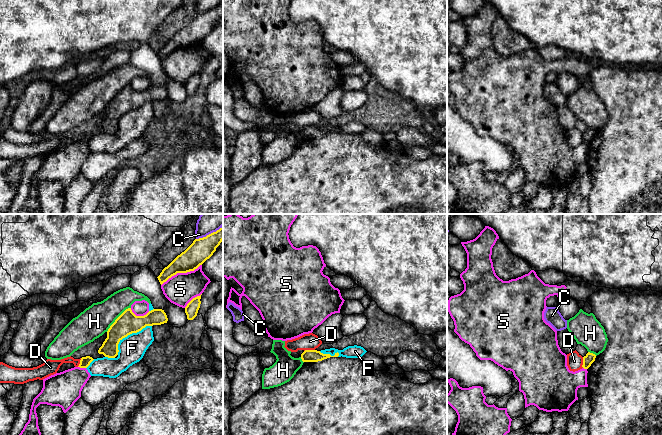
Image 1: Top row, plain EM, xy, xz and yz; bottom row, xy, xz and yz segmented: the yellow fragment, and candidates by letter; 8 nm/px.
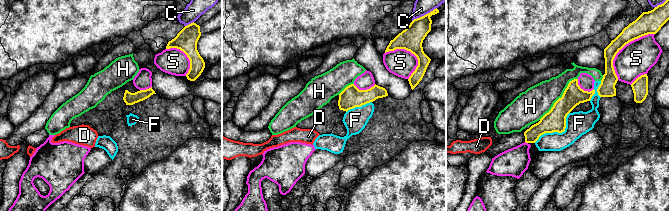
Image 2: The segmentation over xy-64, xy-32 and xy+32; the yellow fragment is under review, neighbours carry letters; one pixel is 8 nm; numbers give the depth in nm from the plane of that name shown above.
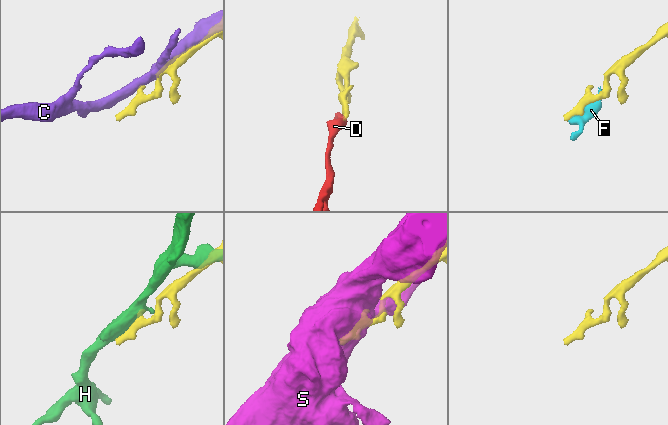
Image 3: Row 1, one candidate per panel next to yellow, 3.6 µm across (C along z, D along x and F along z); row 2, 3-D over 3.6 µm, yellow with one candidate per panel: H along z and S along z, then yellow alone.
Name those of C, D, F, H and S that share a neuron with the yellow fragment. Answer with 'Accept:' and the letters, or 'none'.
Accept: none

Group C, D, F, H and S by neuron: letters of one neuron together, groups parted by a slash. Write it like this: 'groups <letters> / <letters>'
groups C / D / F / H / S

